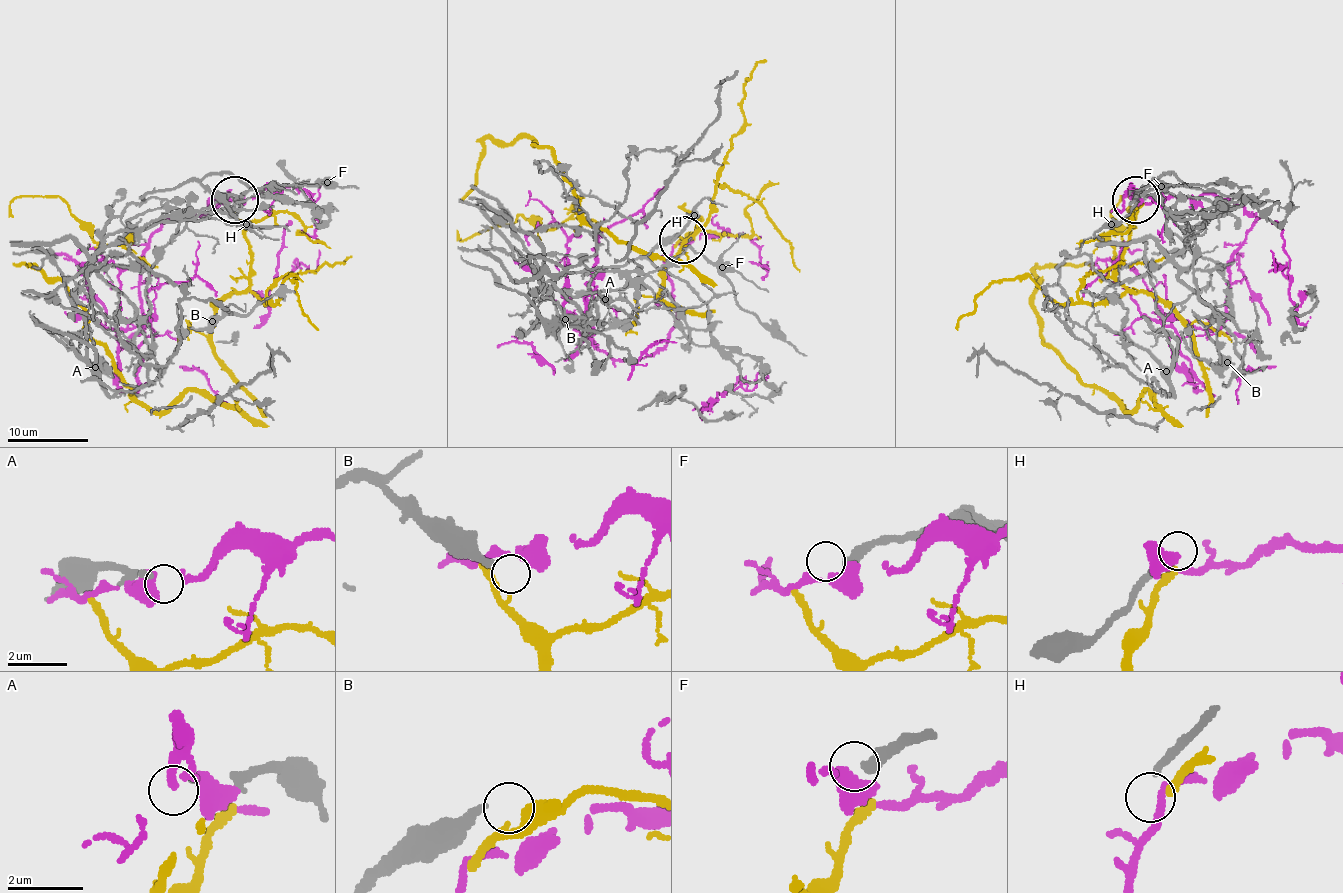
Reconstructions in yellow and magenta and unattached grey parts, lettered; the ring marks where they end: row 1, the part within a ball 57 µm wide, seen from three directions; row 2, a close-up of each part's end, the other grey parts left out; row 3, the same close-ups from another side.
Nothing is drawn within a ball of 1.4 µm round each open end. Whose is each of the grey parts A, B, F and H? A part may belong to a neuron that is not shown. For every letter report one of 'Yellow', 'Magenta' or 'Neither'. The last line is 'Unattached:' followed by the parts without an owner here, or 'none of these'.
A: Neither
B: Neither
F: Neither
H: Neither
Unattached: A, B, F, H

